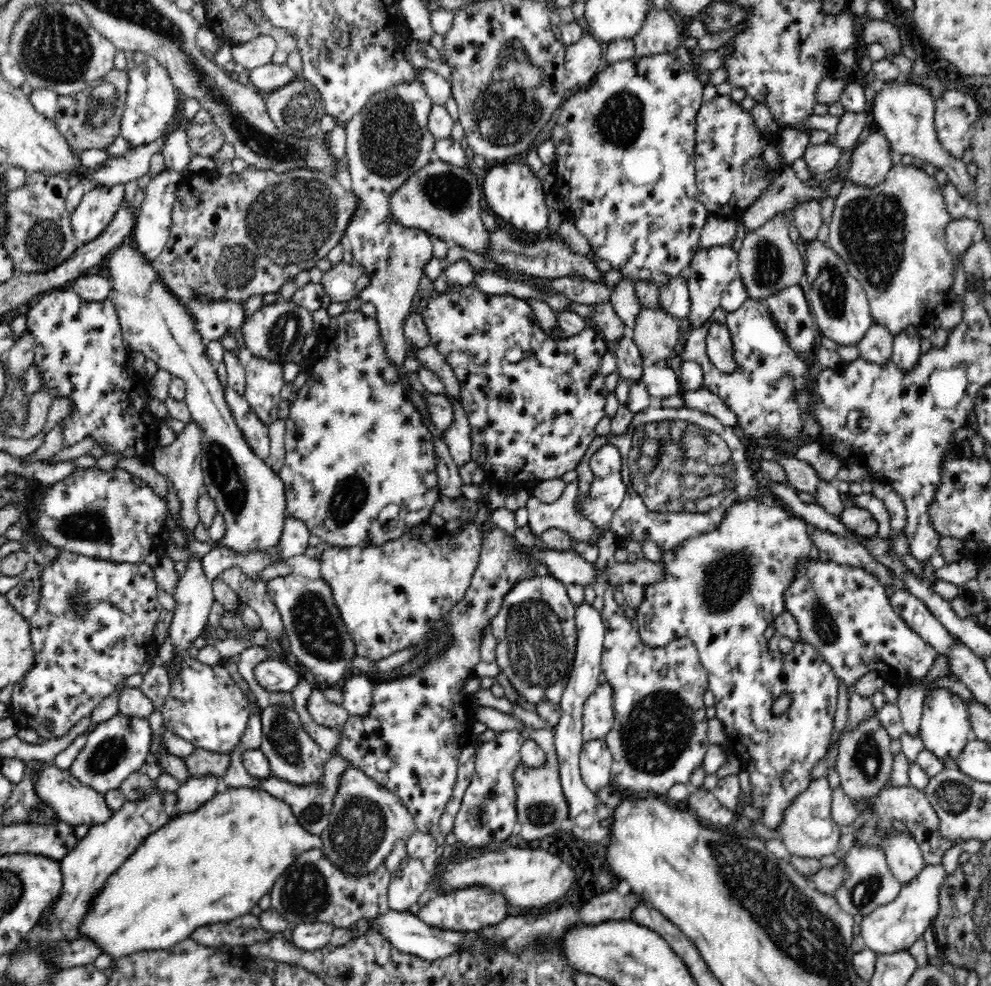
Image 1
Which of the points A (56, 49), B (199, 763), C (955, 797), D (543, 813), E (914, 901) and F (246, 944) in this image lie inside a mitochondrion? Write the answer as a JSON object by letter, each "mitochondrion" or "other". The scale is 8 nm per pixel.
{"A":"mitochondrion","B":"other","C":"mitochondrion","D":"mitochondrion","E":"other","F":"other"}

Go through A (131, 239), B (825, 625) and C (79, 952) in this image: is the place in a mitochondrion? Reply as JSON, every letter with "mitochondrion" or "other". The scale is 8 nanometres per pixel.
{"A":"other","B":"mitochondrion","C":"other"}

